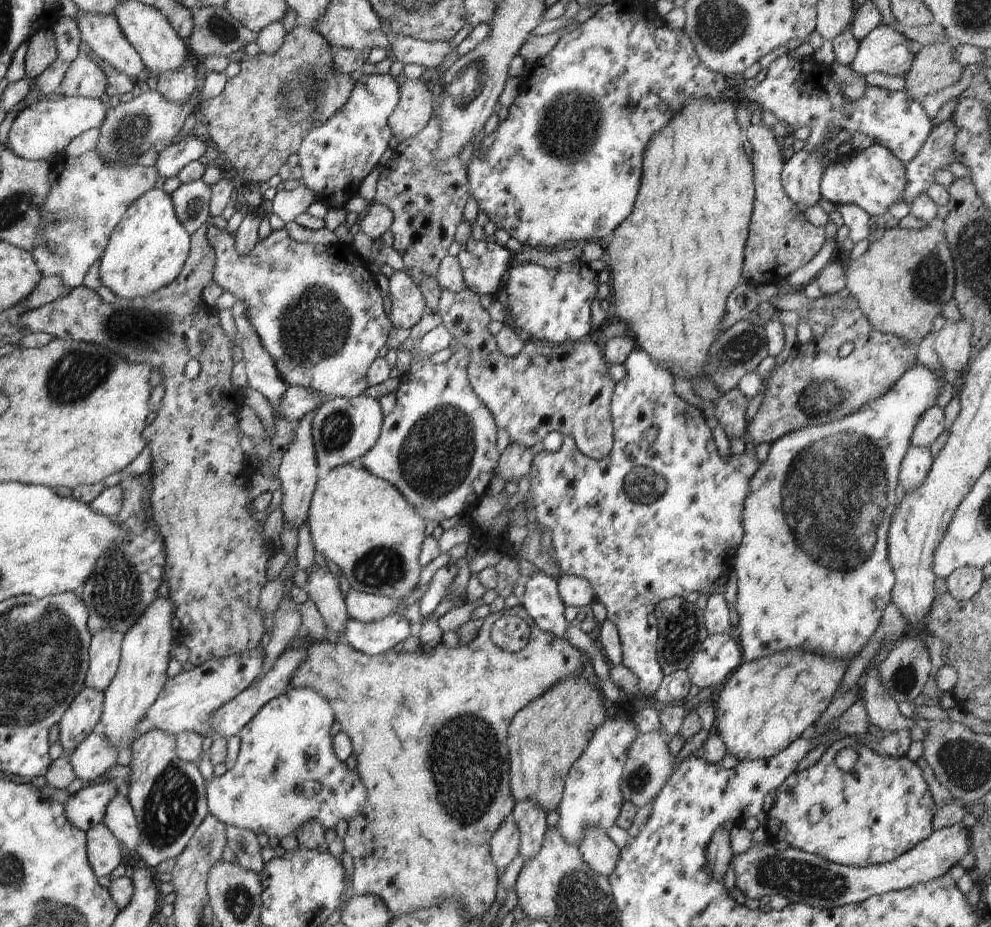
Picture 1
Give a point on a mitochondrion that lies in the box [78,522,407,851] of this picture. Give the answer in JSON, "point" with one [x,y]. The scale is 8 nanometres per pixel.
{"point":[117,591]}

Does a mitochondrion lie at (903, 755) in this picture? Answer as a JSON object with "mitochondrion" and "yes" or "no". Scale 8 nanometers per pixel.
{"mitochondrion":"no"}

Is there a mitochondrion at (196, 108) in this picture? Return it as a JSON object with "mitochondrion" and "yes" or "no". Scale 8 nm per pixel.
{"mitochondrion":"no"}

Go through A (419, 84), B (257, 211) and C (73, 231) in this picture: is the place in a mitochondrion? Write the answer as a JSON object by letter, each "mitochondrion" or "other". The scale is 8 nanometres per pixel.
{"A":"other","B":"other","C":"mitochondrion"}

